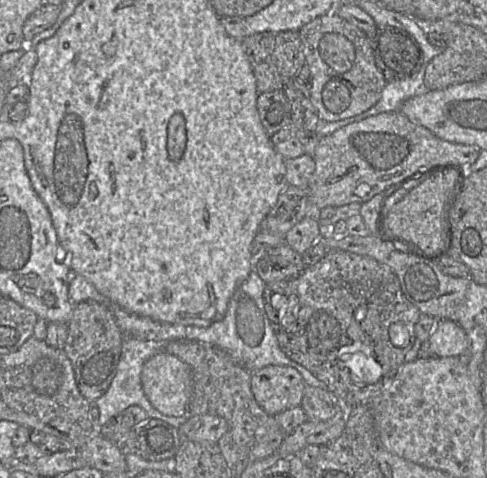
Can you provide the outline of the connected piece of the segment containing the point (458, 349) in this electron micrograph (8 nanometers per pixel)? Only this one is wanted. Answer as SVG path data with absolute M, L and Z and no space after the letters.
M449 319L437 320L428 341L435 357L462 356L468 347L465 330Z

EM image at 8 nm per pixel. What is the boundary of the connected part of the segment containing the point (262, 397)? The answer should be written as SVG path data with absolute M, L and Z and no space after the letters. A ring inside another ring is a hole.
M268 365L251 372L255 400L270 415L300 406L306 382L301 373L286 365Z

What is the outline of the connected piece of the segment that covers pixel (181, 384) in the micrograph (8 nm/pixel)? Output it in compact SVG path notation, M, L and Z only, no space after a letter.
M165 351L152 356L143 365L141 381L150 403L162 414L182 416L188 411L191 369L177 356Z

